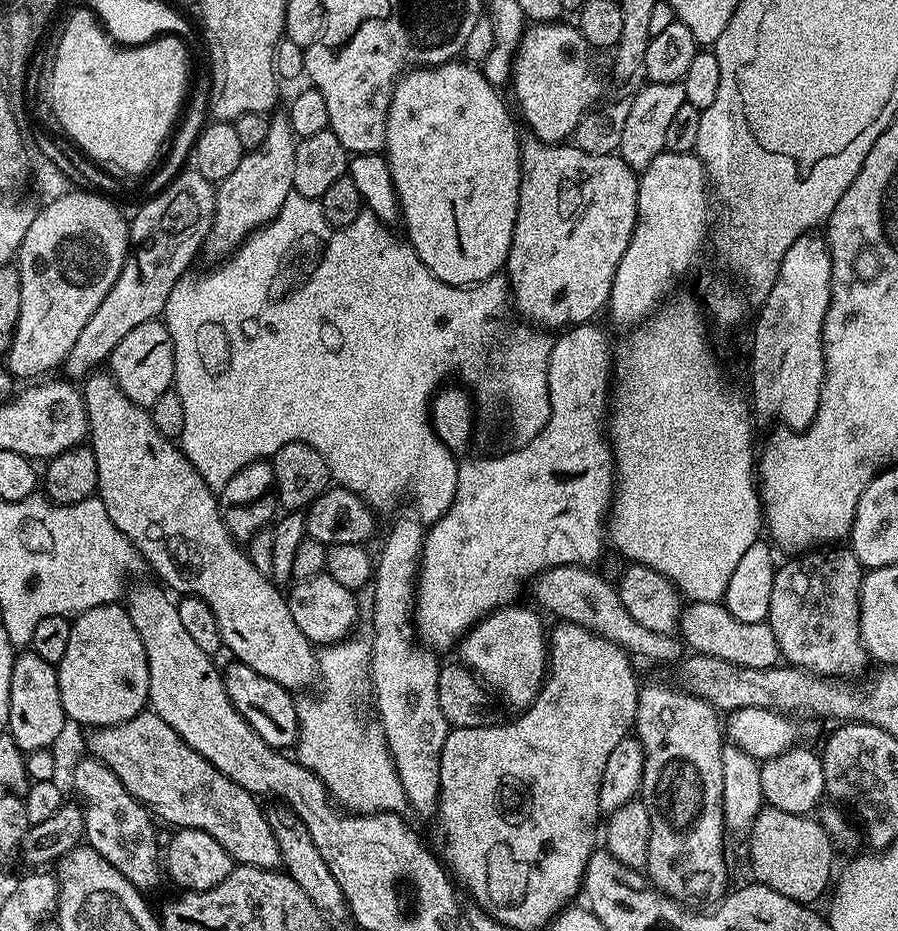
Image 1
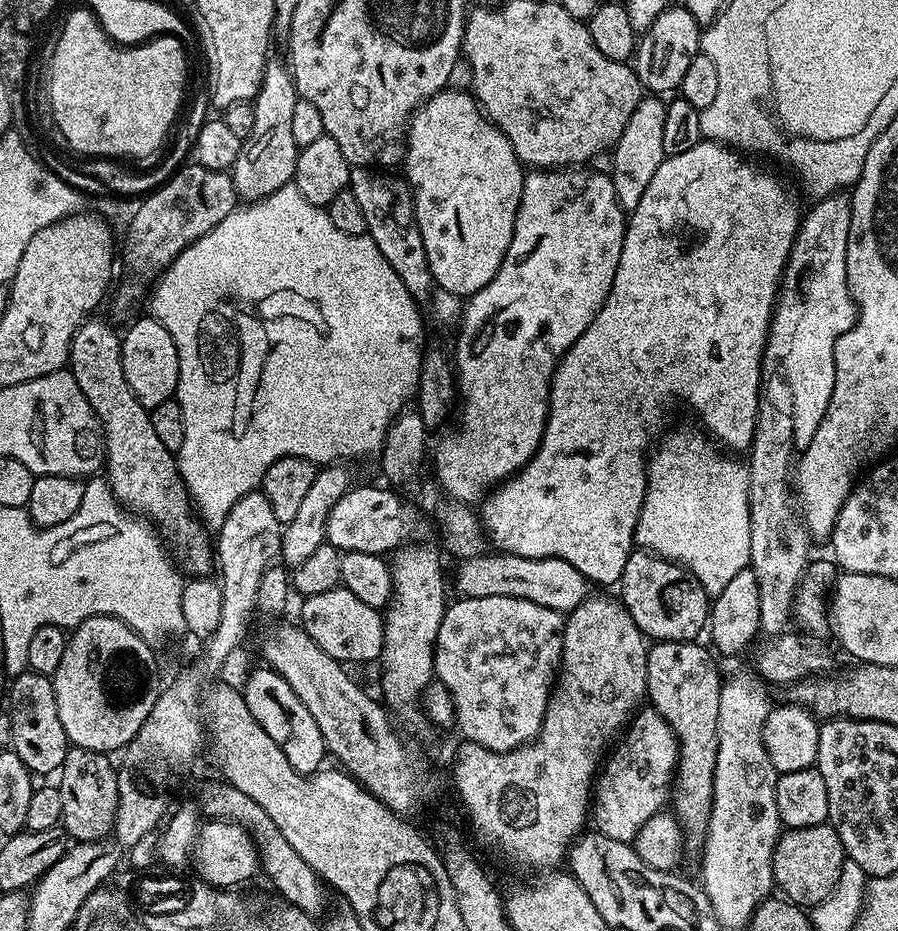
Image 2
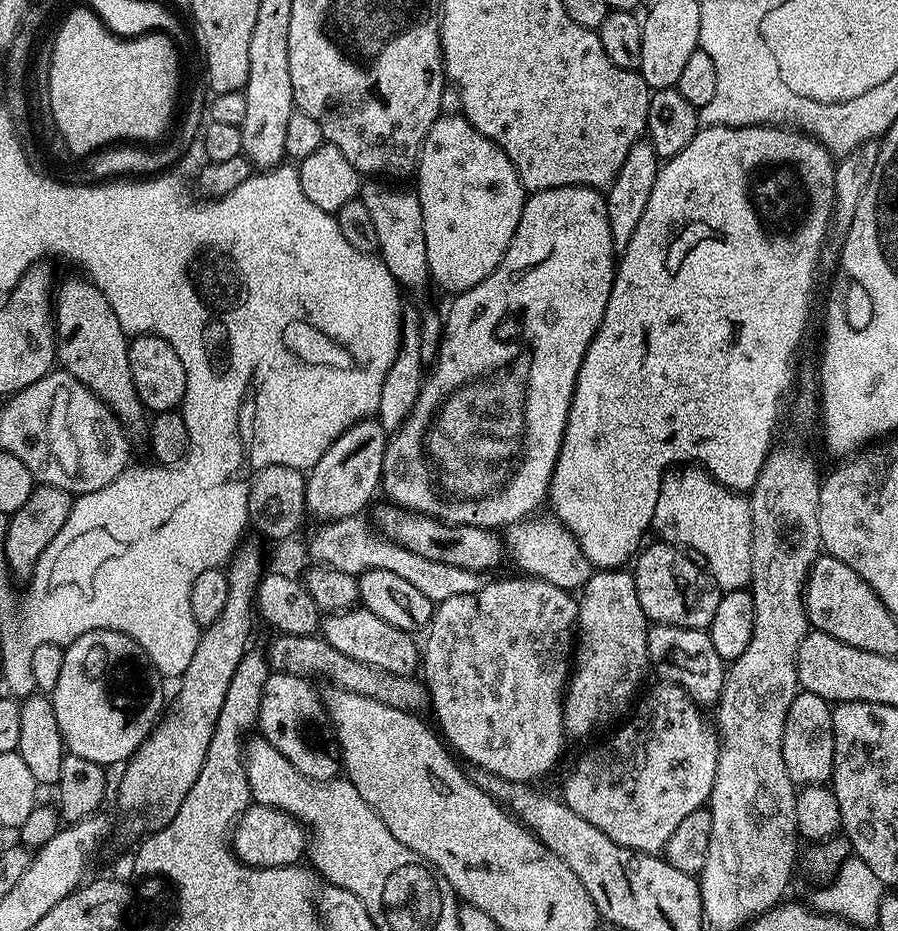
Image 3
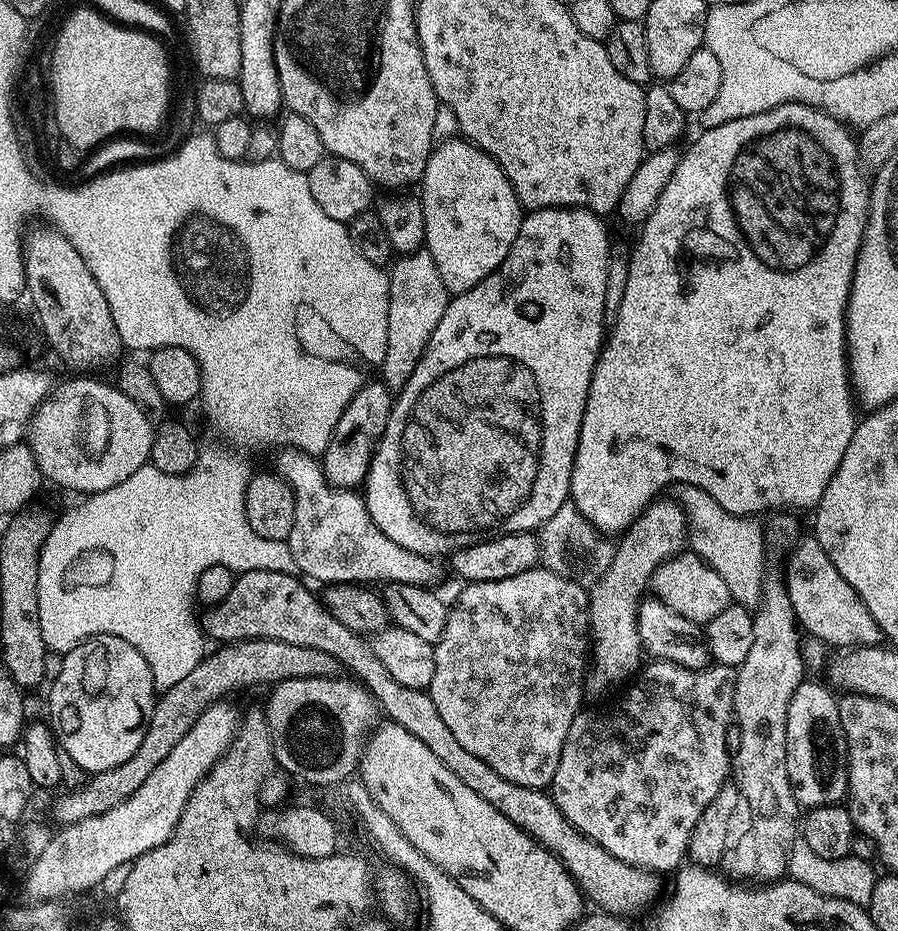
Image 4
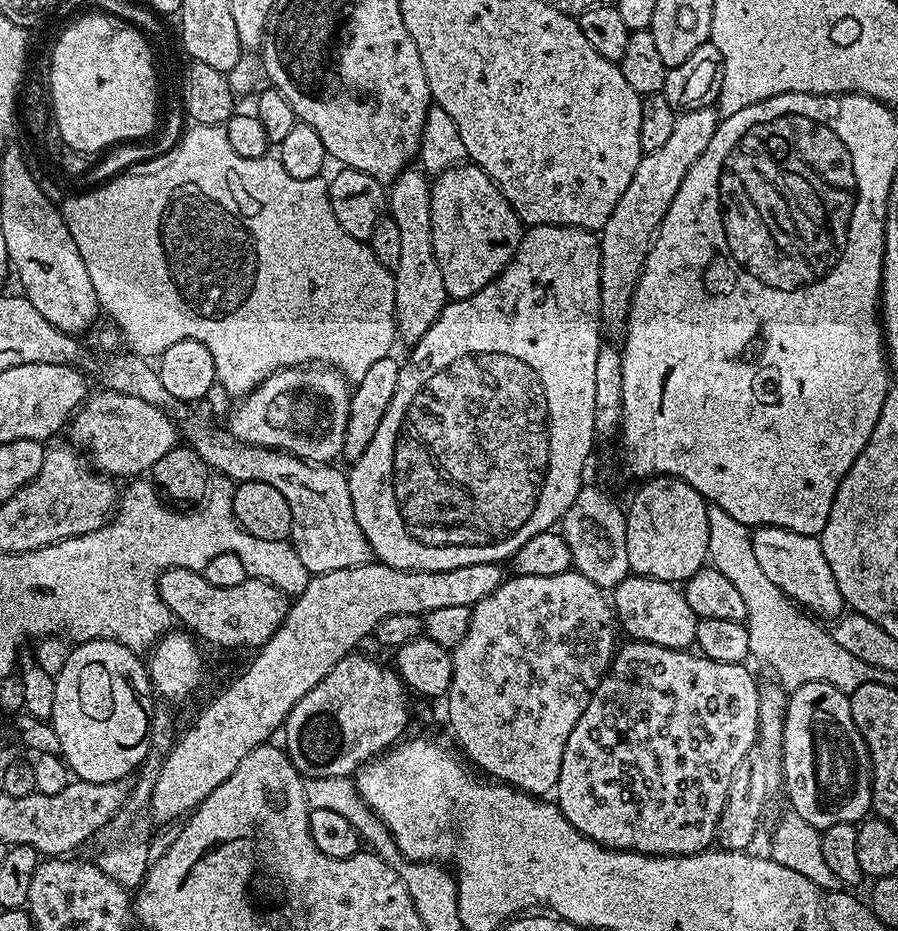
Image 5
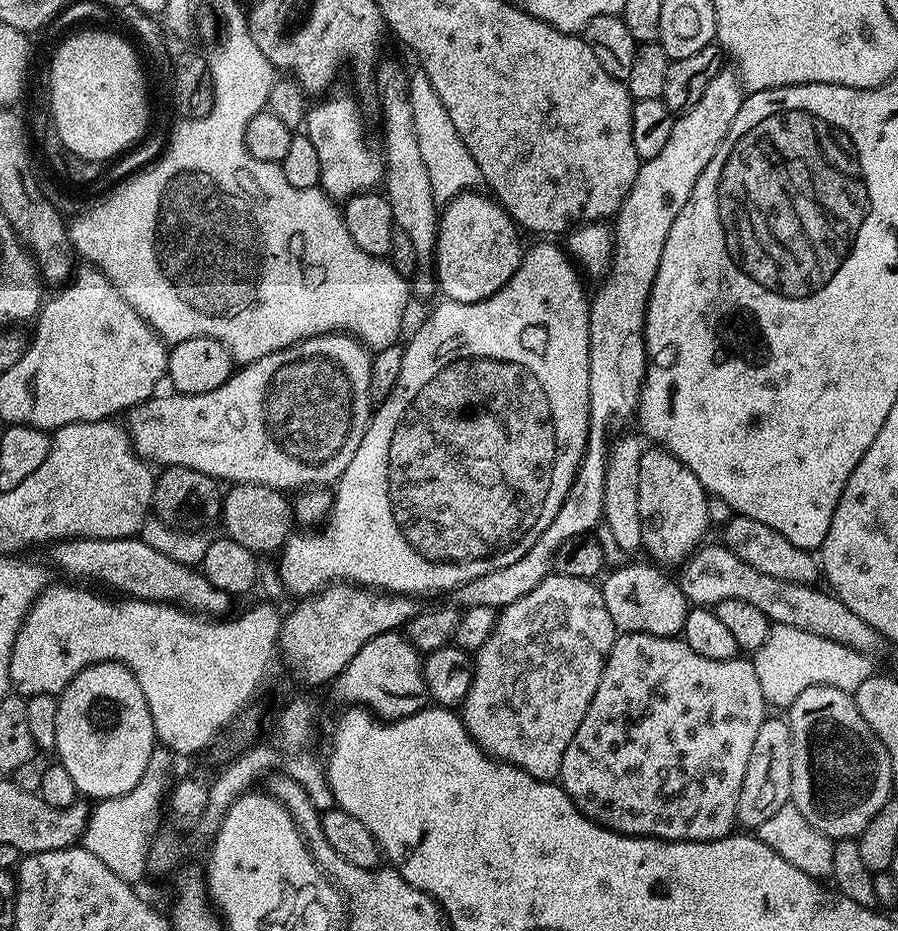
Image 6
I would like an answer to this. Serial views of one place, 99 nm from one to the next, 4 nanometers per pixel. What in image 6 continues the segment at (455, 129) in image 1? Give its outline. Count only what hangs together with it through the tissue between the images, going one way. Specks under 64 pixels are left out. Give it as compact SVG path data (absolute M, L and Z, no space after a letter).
M460 192L443 205L436 225L434 275L439 291L454 302L482 302L490 298L518 270L522 247L516 223L491 195Z

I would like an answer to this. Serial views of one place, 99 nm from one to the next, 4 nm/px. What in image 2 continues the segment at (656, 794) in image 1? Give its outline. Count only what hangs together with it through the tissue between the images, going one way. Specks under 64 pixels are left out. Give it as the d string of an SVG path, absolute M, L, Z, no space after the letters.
M662 640L648 649L646 696L651 707L666 718L680 746L670 808L685 833L696 838L707 832L712 809L714 766L718 758L718 698L722 683L722 675L716 669L717 657L705 648L691 640Z

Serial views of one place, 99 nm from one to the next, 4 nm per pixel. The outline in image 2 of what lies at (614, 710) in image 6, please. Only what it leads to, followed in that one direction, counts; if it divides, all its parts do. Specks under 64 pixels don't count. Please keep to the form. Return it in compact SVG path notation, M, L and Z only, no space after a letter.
M651 706L641 707L631 717L623 736L611 749L612 757L610 752L606 763L599 769L594 784L594 820L596 816L595 827L606 834L606 838L632 842L650 818L665 811L676 775L680 746L666 718Z

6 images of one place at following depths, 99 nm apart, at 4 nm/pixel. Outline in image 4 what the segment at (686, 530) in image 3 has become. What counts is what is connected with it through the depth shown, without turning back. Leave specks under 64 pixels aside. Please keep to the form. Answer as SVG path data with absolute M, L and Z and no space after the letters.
M686 484L677 487L675 492L675 499L688 517L691 551L701 556L714 570L718 570L718 574L722 574L735 603L749 610L755 609L759 605L761 594L764 593L766 579L766 536L761 525L759 528L753 517L735 516L722 510L722 506L718 506L718 502L714 502L714 498L706 494L706 490L698 490Z

